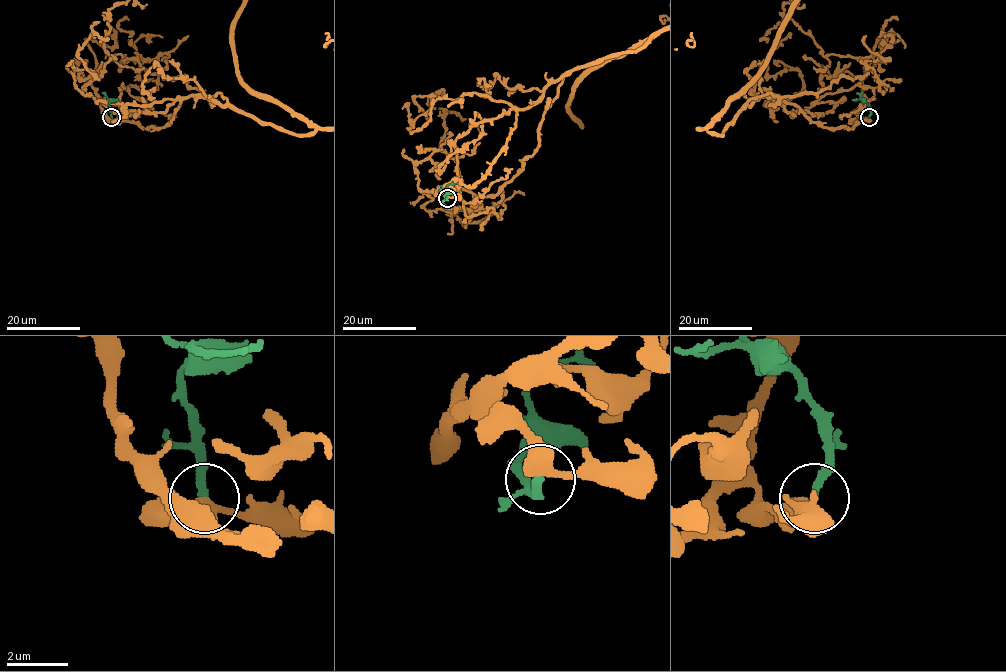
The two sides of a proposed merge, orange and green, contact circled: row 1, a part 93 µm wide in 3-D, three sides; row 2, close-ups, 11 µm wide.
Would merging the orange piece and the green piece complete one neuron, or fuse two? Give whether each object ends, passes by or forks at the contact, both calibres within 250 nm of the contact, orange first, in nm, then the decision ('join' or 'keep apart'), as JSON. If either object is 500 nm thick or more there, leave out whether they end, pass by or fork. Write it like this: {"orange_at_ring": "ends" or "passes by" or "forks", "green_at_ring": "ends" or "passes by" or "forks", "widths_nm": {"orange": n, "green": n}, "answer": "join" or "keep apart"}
{"orange_at_ring": "passes by", "green_at_ring": "ends", "widths_nm": {"orange": 440, "green": 280}, "answer": "keep apart"}

